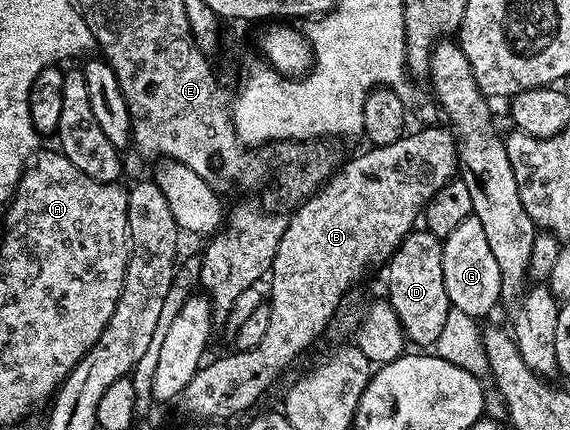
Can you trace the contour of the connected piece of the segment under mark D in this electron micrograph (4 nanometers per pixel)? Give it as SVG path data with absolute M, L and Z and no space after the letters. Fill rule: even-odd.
M411 230L390 257L389 268L390 273L386 276L386 288L390 291L388 299L392 310L396 310L396 318L400 318L407 341L411 345L434 346L452 307L444 290L442 240L425 230Z

